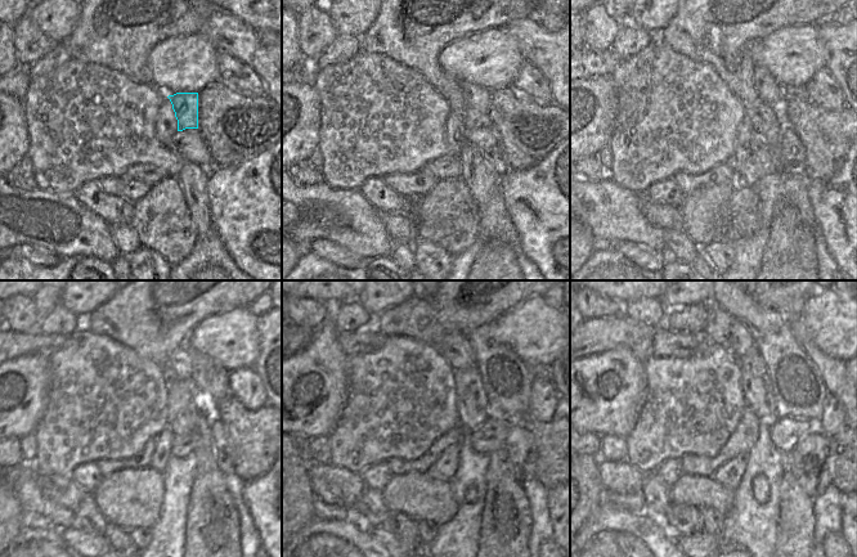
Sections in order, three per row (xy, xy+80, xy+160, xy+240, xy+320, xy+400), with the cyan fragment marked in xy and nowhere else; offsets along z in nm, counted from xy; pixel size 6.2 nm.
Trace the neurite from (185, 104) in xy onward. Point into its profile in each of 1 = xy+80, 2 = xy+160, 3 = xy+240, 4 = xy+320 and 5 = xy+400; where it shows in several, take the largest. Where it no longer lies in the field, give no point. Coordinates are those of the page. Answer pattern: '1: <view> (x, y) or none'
1: xy+80 (478, 98)
2: xy+160 (766, 86)
3: xy+240 (178, 368)
4: xy+320 (454, 347)
5: xy+400 (721, 327)

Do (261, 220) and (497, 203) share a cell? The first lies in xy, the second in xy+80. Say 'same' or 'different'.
different

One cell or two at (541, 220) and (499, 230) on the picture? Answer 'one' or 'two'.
two

